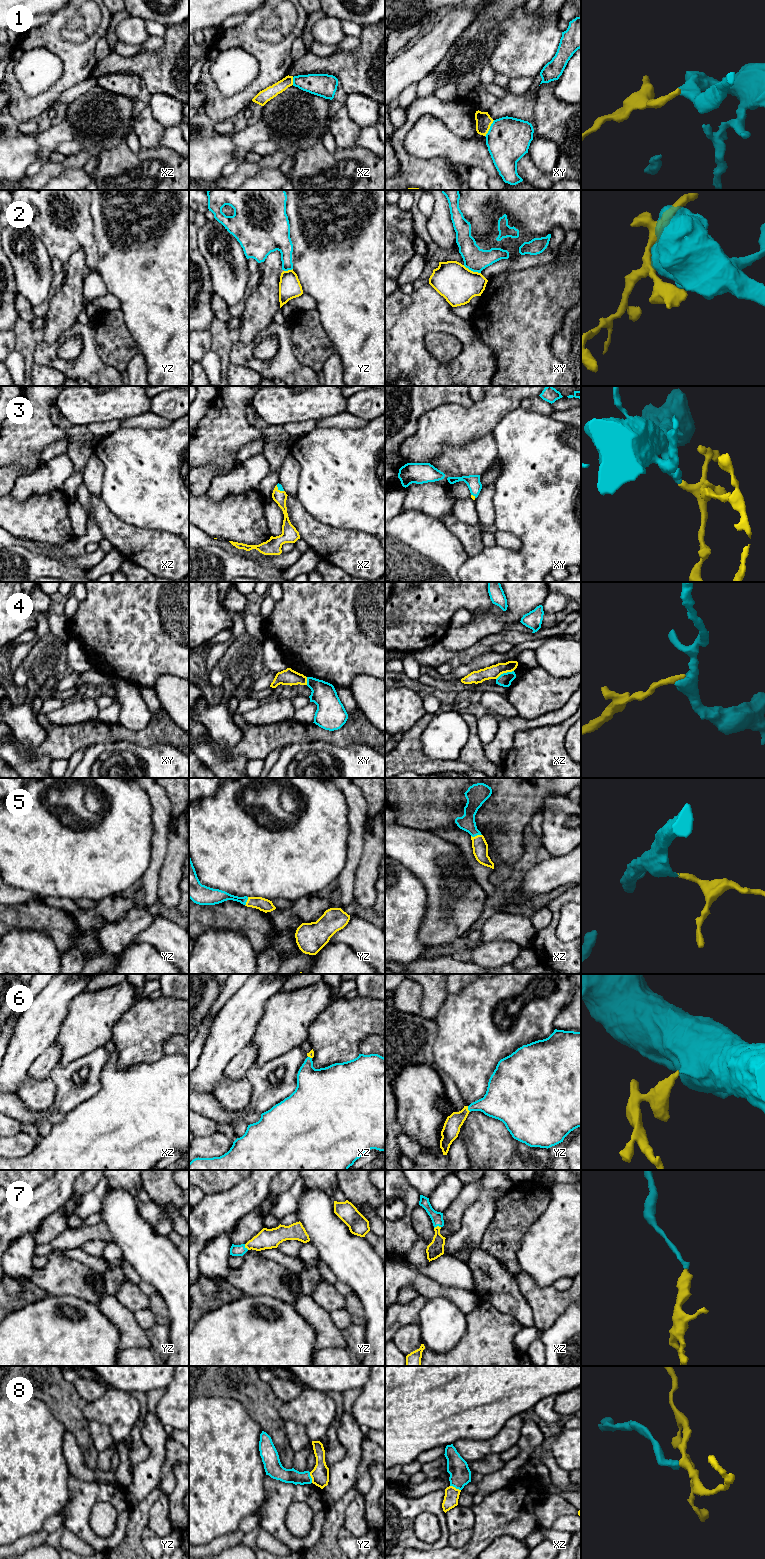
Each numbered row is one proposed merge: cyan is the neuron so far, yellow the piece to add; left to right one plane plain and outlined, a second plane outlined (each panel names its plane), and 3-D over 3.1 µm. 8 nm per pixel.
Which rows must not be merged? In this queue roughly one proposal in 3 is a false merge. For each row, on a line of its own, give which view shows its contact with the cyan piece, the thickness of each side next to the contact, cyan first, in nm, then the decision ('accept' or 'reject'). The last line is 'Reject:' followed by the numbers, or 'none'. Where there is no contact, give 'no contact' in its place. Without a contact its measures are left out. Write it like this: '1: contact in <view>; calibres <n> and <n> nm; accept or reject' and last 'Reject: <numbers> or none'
1: contact in xy; calibres 360 and 130 nm; reject
2: contact in xy; calibres 190 and 300 nm; reject
3: contact in xz; calibres 40 and 110 nm; accept
4: contact in xz; calibres 110 and 110 nm; reject
5: contact in xz; calibres 130 and 130 nm; accept
6: contact in yz; calibres 260 and 140 nm; accept
7: contact in yz; calibres 100 and 160 nm; accept
8: contact in yz; calibres 110 and 140 nm; reject
Reject: 1, 2, 4, 8

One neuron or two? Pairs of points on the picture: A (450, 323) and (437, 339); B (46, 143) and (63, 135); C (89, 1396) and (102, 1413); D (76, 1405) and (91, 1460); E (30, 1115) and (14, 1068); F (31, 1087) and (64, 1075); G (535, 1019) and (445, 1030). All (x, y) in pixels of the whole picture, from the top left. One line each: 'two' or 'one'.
A: two
B: one
C: two
D: one
E: two
F: two
G: one

